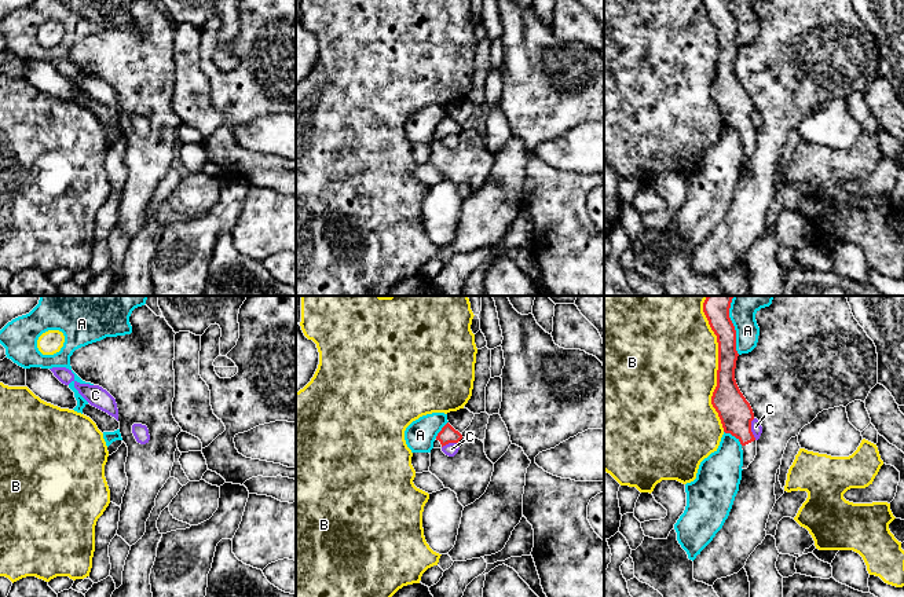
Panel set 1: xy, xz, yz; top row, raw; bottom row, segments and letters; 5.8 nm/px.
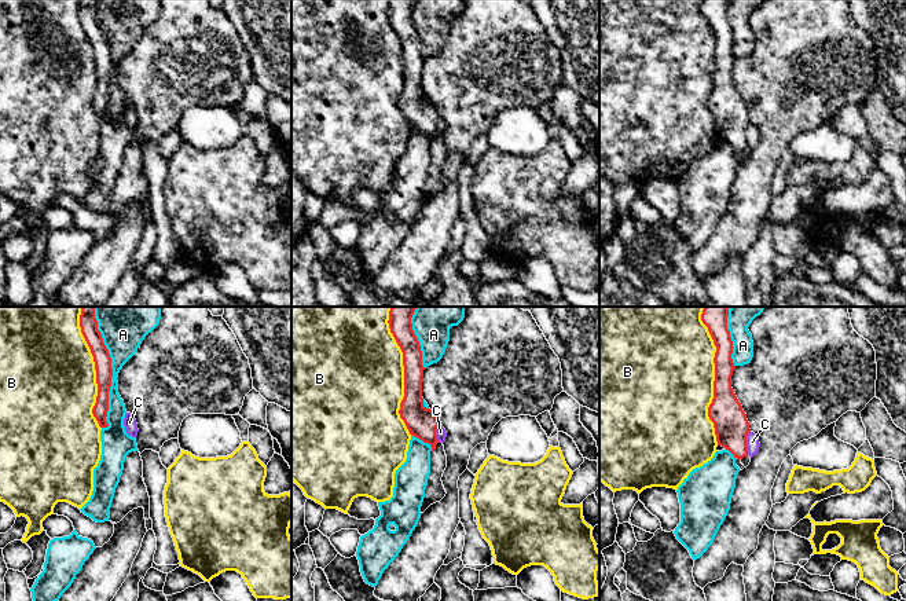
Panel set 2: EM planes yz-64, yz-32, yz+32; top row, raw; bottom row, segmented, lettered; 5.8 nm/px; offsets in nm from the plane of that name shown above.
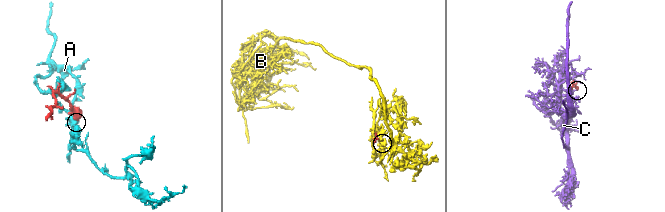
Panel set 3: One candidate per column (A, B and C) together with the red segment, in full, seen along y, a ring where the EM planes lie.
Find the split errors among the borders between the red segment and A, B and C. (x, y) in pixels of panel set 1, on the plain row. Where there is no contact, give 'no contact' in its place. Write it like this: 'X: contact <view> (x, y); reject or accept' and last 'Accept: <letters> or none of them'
A: contact yz (735, 24); reject
B: contact yz (717, 62); reject
C: contact yz (750, 121); reject
Accept: none of them

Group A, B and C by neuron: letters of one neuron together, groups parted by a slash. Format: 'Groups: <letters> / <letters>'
Groups: A / B / C

